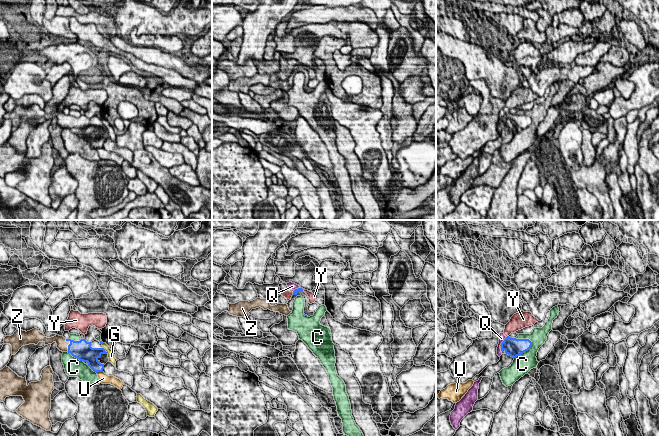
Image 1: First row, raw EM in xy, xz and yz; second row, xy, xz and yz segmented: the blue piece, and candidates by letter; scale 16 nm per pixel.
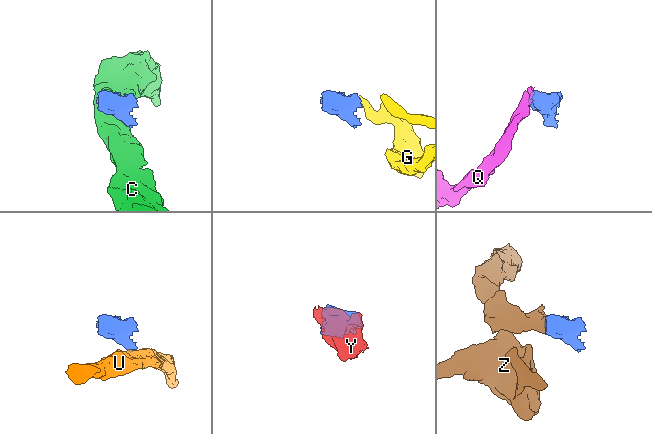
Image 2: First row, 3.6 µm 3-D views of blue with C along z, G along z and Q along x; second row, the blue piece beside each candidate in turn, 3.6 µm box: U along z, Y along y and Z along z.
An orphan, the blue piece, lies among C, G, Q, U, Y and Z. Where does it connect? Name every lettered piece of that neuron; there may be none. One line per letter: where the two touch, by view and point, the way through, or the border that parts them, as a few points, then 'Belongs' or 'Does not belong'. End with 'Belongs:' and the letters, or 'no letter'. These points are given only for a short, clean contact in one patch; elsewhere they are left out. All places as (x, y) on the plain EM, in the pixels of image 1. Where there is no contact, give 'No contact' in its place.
C: Touches blue at yz (526, 126). Does not belong
G: Touches blue at xy (104, 126). Boundary: xy (103, 123), (107, 129). Does not belong
Q: Touches blue at yz (503, 117). Boundary: yz (506, 113), (499, 121). Does not belong
U: Touches blue at xy (99, 147). Boundary: xy (102, 147), (96, 148). Does not belong
Y: Touches blue at yz (507, 112). Does not belong
Z: Touches blue at xy (68, 121). Path across: xy (82, 126), (68, 121), (62, 120). Belongs
Belongs: Z

